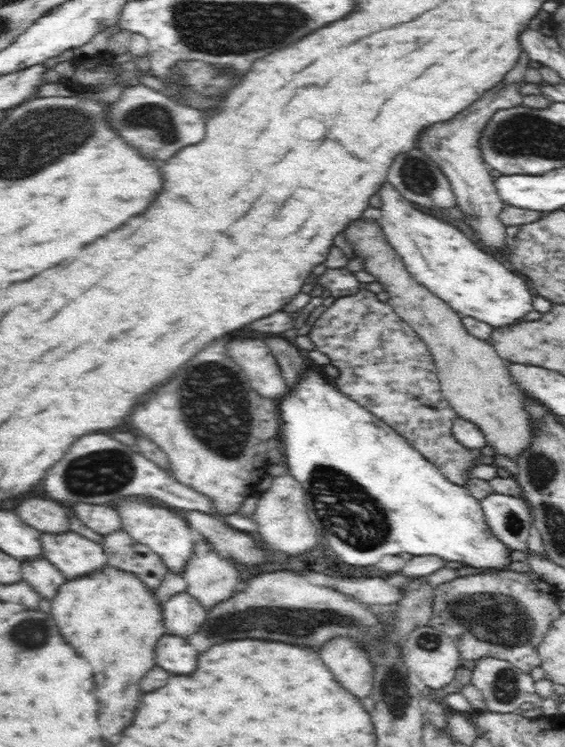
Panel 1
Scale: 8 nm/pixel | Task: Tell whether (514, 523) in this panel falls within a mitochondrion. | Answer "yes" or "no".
yes

